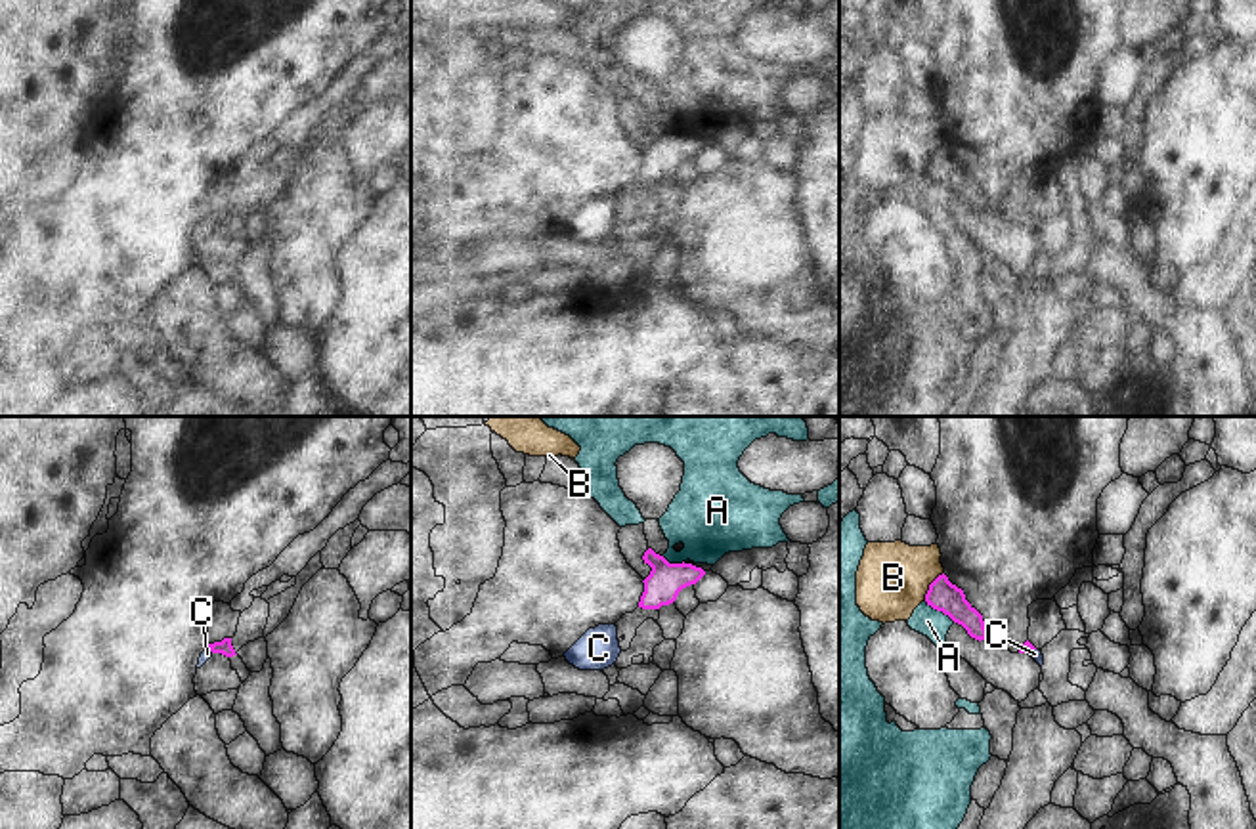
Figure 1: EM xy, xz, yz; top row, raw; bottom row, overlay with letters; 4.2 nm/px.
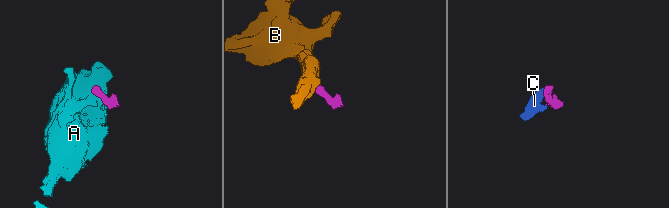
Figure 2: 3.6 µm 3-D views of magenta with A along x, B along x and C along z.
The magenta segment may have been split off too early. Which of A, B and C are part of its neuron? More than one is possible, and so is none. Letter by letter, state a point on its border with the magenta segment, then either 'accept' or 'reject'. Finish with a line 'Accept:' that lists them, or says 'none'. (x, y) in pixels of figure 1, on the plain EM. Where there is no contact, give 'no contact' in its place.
A: yz (941, 182) | reject
B: yz (930, 159) | reject
C: yz (1031, 222) | accept
Accept: C

